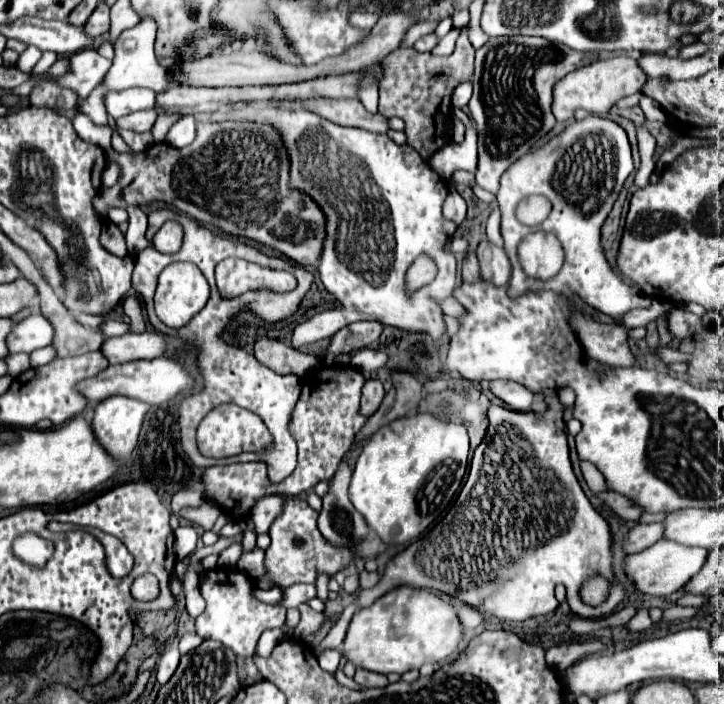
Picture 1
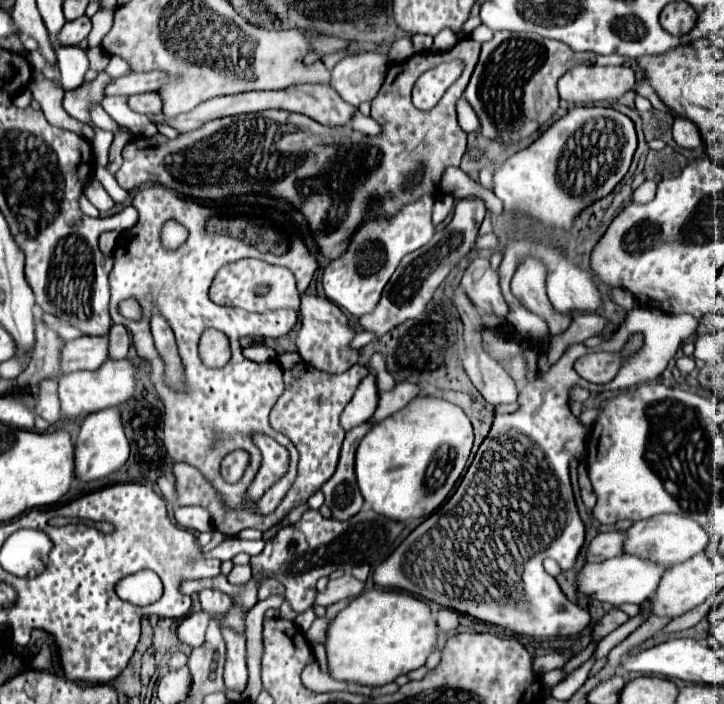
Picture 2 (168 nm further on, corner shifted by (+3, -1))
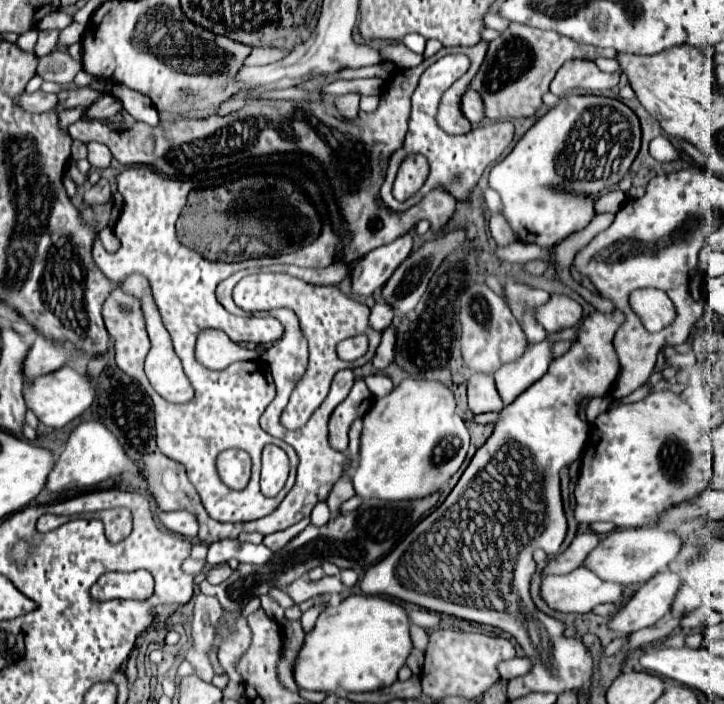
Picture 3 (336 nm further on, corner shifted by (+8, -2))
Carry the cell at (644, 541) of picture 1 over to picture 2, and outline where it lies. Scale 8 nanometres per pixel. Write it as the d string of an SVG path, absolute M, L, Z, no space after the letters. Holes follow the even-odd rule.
M613 530L613 532L601 532L593 542L589 544L587 550L587 562L603 562L613 556L623 554L623 542L625 542L625 532Z

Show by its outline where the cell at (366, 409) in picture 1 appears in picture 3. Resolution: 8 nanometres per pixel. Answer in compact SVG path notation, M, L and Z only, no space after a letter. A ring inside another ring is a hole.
M360 379L354 383L352 391L348 393L348 399L344 399L330 415L328 421L328 441L330 447L344 453L348 449L348 429L354 419L368 413L368 409L374 403L374 395L366 387L366 383Z

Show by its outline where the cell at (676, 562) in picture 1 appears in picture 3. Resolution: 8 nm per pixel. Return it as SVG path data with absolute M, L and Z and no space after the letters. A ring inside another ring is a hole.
M578 567L566 575L550 575L550 577L544 577L542 583L540 583L540 597L542 601L554 609L554 611L560 611L560 613L588 613L592 611L596 605L600 603L618 603L622 599L622 593L624 593L624 587L618 585L618 583L608 583L608 581L602 581L598 575L594 575L592 571L584 569L584 567Z

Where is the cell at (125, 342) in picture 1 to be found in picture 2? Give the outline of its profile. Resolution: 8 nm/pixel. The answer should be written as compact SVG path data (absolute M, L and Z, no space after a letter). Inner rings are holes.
M83 336L65 342L61 356L61 370L99 370L109 360L109 338L107 336Z

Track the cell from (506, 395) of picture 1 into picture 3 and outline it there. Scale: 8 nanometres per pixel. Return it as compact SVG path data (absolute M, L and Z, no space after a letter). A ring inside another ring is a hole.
M472 375L468 379L468 407L474 415L478 413L500 413L504 403L496 391L494 379L488 375Z

